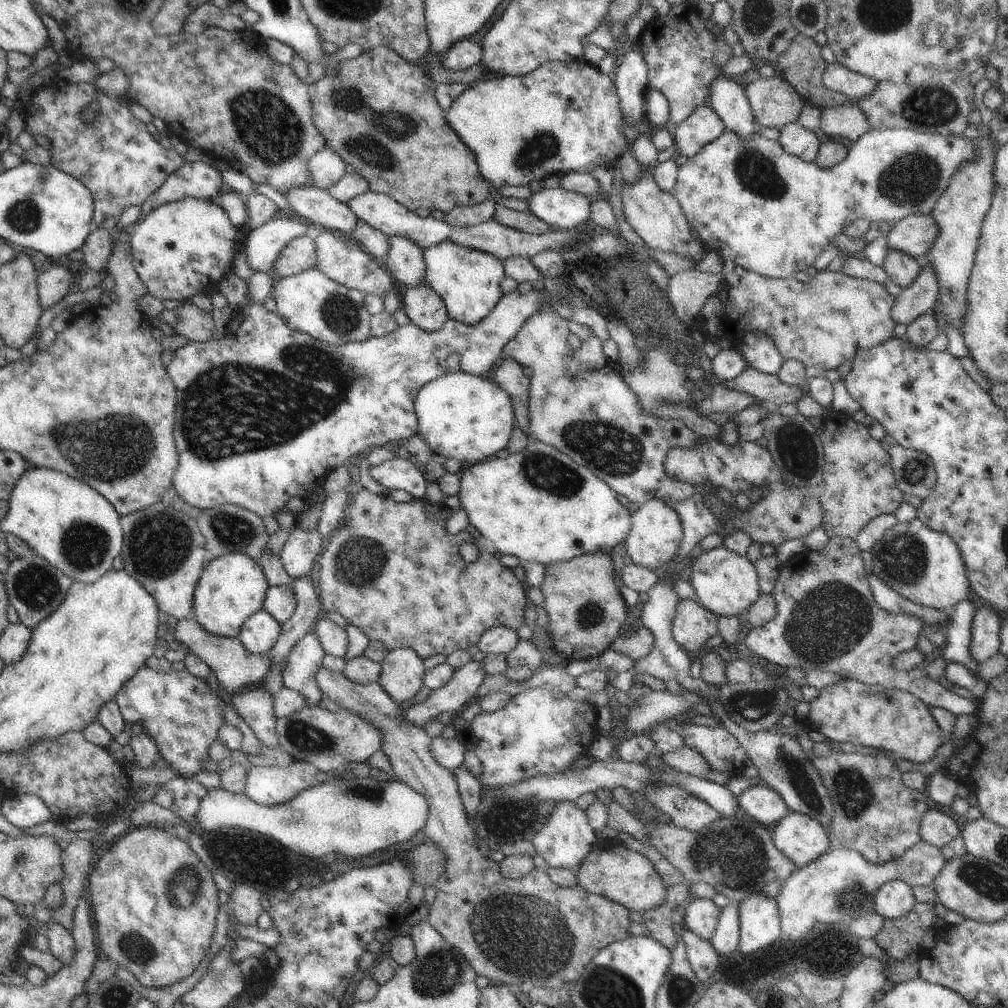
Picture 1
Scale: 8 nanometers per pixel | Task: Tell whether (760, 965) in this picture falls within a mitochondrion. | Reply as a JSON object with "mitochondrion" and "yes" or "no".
{"mitochondrion":"no"}

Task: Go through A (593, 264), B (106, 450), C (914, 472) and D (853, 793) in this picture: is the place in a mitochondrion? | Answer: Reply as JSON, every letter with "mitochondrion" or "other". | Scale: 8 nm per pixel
{"A":"other","B":"mitochondrion","C":"mitochondrion","D":"mitochondrion"}

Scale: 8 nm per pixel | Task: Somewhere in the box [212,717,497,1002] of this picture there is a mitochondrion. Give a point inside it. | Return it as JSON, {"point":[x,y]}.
{"point":[440,971]}

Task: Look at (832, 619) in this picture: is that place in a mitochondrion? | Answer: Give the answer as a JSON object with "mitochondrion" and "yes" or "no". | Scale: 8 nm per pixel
{"mitochondrion":"yes"}

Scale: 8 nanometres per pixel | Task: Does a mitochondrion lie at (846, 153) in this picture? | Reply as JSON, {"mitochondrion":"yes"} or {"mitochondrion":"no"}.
{"mitochondrion":"no"}

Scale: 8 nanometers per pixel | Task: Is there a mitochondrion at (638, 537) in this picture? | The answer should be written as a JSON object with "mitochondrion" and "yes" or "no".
{"mitochondrion":"no"}

